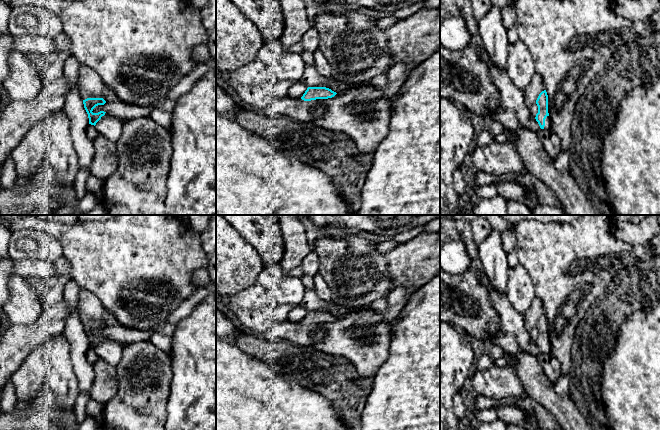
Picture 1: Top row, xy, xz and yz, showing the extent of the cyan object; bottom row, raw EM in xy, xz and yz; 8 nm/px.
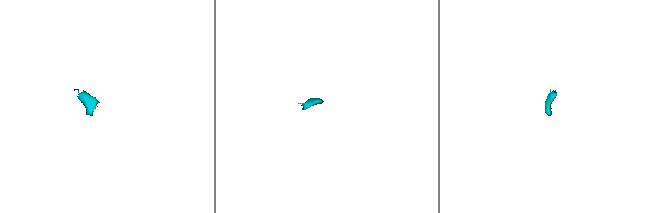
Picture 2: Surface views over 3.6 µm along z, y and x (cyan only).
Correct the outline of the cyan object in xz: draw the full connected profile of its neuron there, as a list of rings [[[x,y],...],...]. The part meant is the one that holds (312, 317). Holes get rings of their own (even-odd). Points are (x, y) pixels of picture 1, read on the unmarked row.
[[[308,311],[301,323],[304,325],[328,323],[334,321],[336,318],[336,316],[326,311]]]

